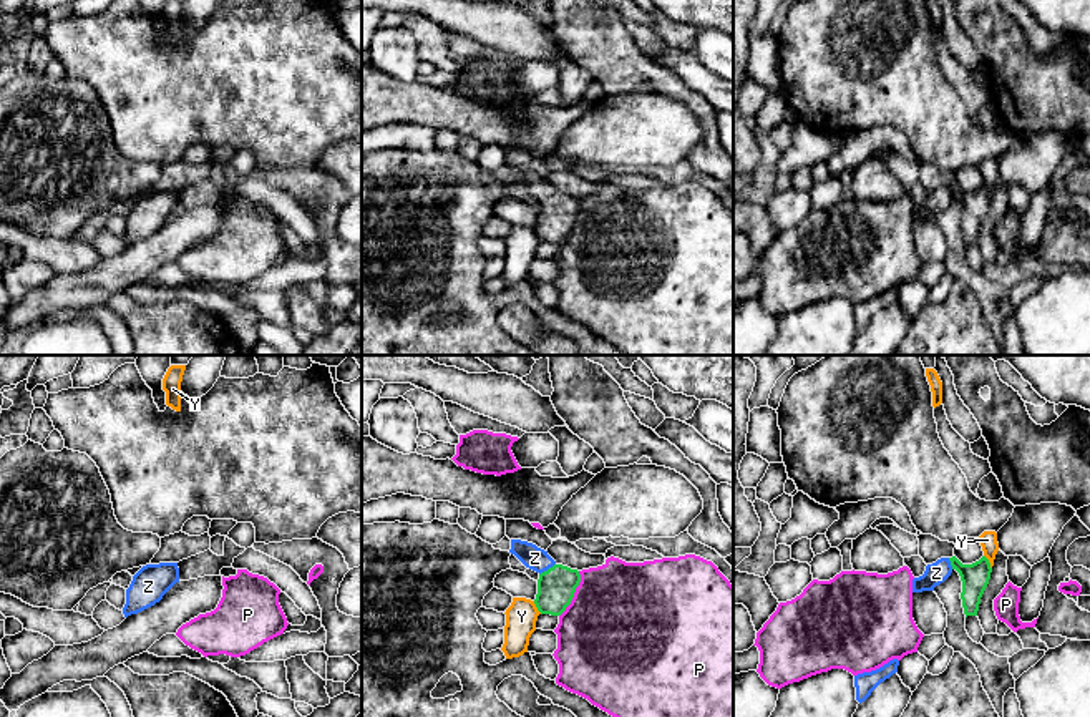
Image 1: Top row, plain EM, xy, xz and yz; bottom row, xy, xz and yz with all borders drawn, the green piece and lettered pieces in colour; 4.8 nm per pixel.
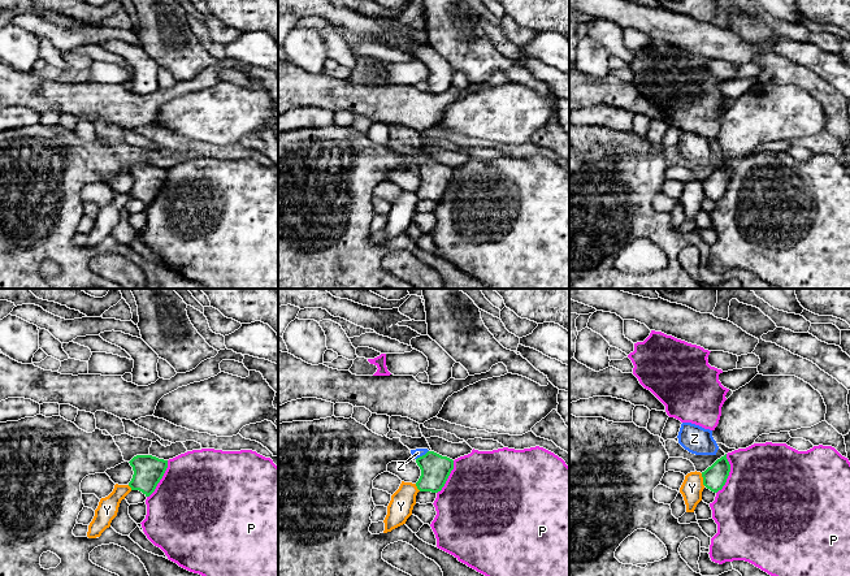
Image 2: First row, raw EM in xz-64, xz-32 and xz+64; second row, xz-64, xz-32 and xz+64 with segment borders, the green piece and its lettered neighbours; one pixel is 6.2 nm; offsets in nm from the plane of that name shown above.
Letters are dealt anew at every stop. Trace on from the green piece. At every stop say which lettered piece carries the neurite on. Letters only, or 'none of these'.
Z

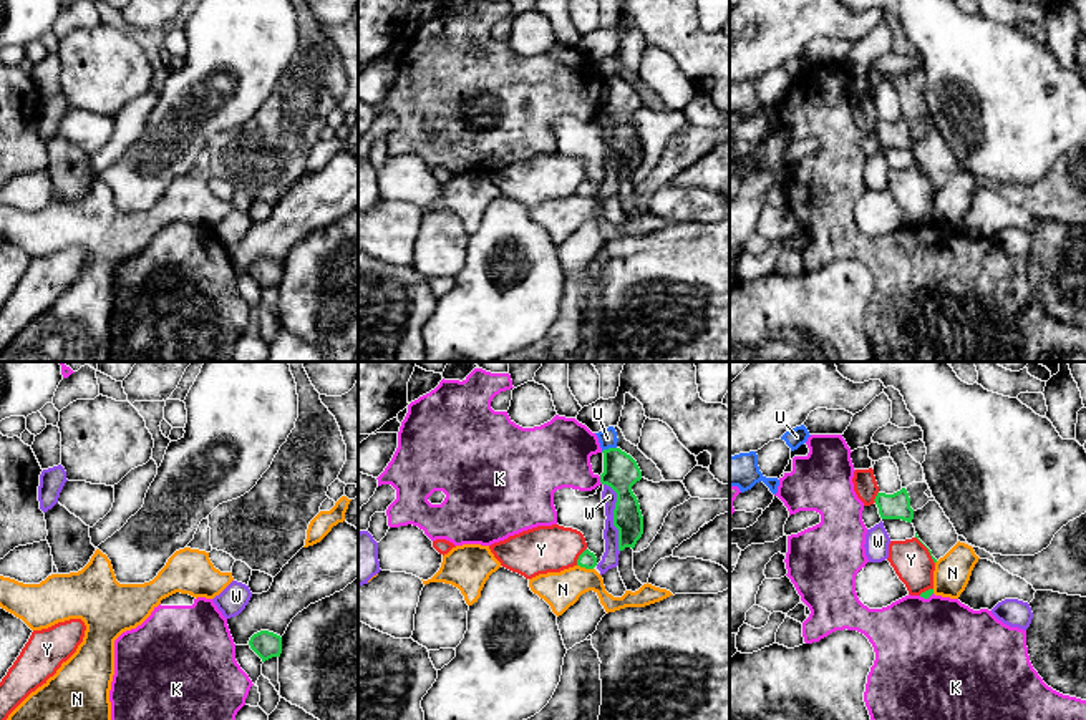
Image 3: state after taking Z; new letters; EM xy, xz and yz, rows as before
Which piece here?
none of these

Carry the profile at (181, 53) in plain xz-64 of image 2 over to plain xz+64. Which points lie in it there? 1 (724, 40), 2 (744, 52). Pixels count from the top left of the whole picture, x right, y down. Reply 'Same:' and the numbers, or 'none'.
Same: none

